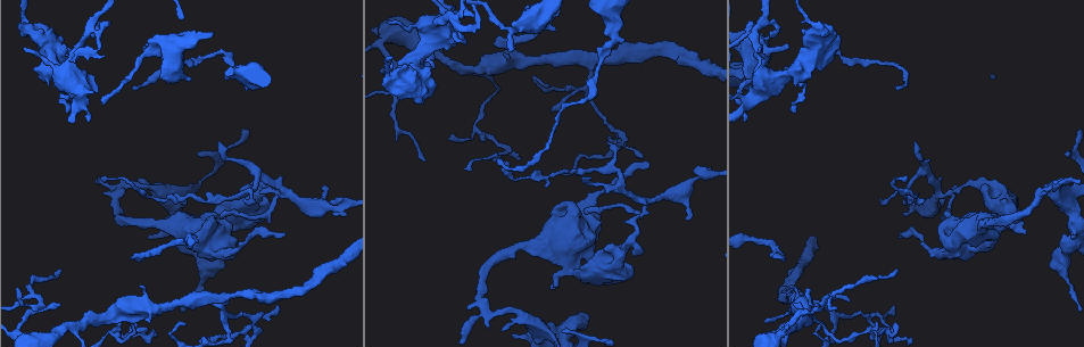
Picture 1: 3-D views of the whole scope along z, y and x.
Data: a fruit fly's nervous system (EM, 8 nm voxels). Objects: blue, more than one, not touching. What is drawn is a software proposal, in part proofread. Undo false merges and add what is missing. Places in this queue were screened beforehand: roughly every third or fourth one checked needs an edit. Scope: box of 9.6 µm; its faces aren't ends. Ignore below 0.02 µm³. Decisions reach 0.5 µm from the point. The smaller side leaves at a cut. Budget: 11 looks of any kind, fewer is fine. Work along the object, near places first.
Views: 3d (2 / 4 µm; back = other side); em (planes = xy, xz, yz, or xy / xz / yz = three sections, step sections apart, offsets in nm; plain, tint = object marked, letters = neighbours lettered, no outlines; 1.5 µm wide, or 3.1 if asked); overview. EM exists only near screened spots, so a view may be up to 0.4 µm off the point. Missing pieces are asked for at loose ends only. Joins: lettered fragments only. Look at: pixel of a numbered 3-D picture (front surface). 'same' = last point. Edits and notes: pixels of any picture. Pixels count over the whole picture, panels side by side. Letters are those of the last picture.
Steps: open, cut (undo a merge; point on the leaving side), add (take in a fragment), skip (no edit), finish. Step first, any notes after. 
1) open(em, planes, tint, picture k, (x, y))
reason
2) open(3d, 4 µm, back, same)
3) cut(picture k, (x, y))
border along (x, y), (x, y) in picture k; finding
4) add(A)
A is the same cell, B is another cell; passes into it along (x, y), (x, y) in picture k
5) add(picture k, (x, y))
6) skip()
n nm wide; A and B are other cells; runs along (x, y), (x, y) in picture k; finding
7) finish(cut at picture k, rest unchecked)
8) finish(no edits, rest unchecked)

open(em, planes, letters, picture 1, (586, 101))
abrupt turn

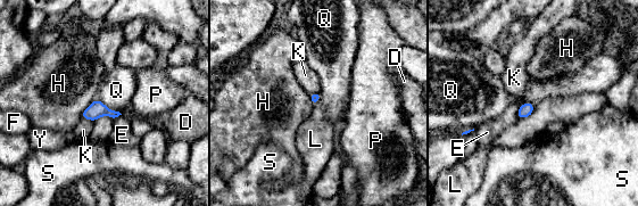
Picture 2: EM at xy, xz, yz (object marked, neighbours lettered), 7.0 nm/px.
skip()
60 nm wide; D, E, F, H, K, L, P, Q, S and Y are other cells; border along (535, 106), (529, 115), (519, 118) in picture 2; continuous, no second neuron

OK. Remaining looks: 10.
open(3d, 4 µm, picture 1, (511, 50))
free end

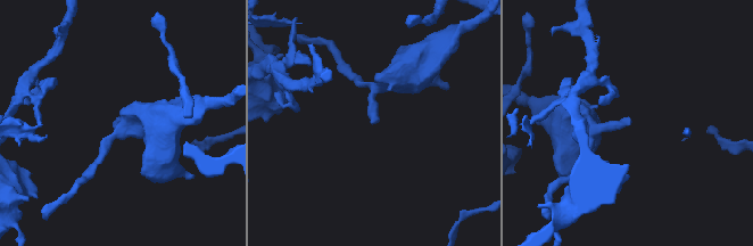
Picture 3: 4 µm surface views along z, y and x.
open(em, xz, step 4, tint, picture 3, (374, 123))

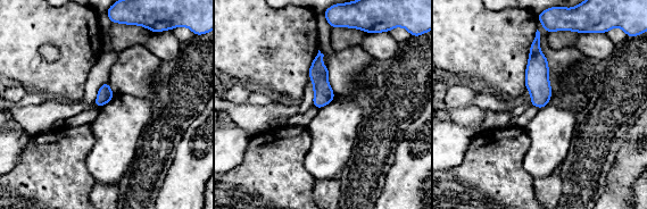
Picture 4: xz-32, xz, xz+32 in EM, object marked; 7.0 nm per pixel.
open(em, planes, letters, same)
another direction

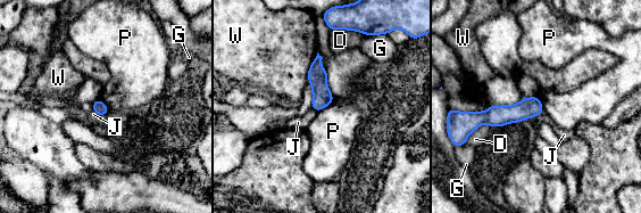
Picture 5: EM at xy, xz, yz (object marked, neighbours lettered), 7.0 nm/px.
skip()
W touches over 200 nm; D, G, J, P and W are other cells; runs along (539, 106), (473, 120) in picture 5; none of them fits

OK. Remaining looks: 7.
open(3d, 4 µm, picture 1, (381, 72))
tapers out

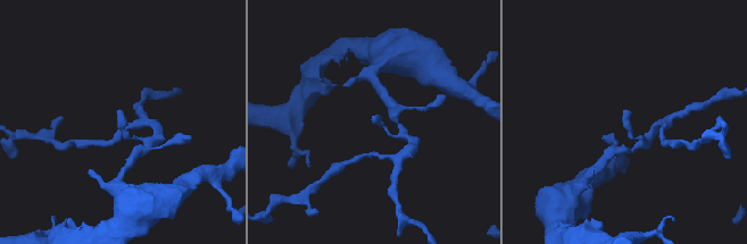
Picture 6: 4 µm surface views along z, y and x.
open(em, xy, step 4, letters, picture 6, (373, 122))

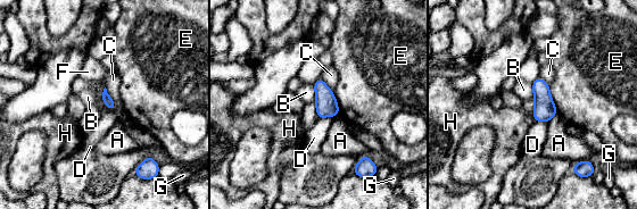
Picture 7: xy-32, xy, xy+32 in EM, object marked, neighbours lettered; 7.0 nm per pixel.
open(em, planes, letters, same)

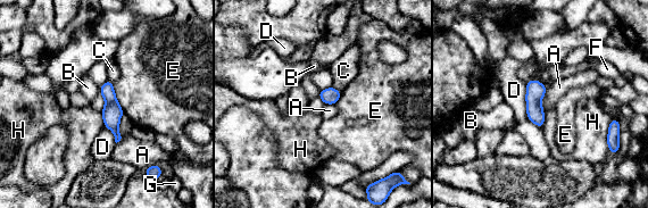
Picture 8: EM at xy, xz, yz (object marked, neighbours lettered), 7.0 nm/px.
skip()
A, B, C, D, E, F, G and H are other cells; runs along (108, 84), (111, 122), (117, 138) in picture 8; no lettered fragment goes on from it

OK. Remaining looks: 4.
open(em, yz, step 8, letters, picture 1, (781, 257))

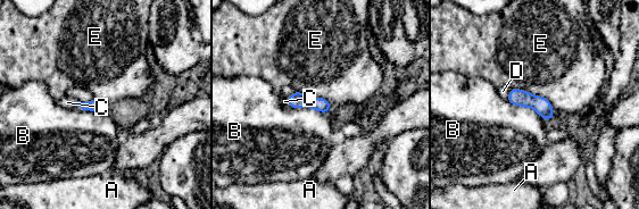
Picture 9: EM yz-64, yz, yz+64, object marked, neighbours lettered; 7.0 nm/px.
open(em, planes, letters, same)
cut it another way

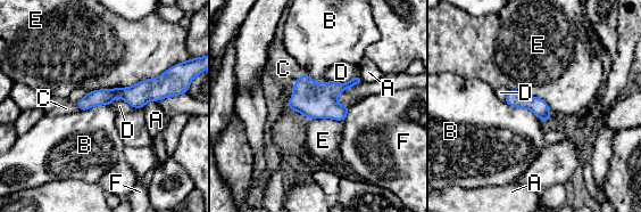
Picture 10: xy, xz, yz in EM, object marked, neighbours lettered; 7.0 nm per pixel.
add(C)
C is the same cell, A, B, D, E and F are other cells; it goes on there

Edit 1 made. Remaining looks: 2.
finish(add at picture 10, rest unchecked)

